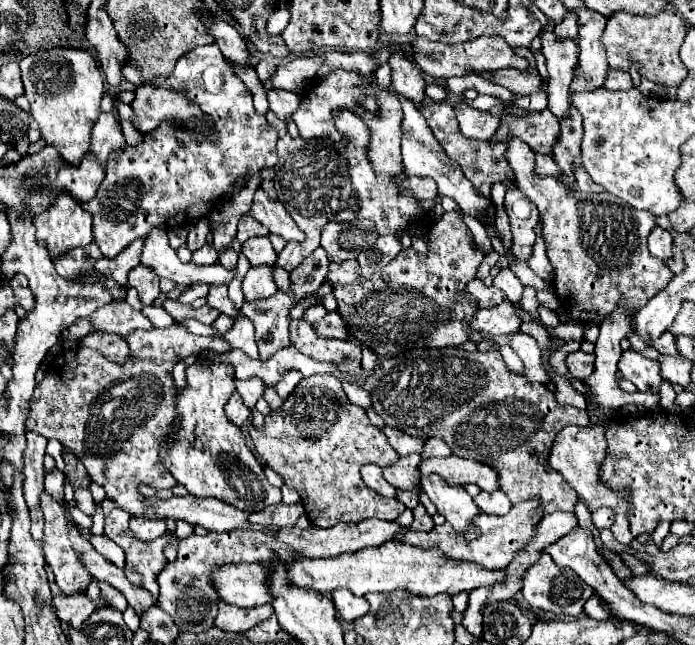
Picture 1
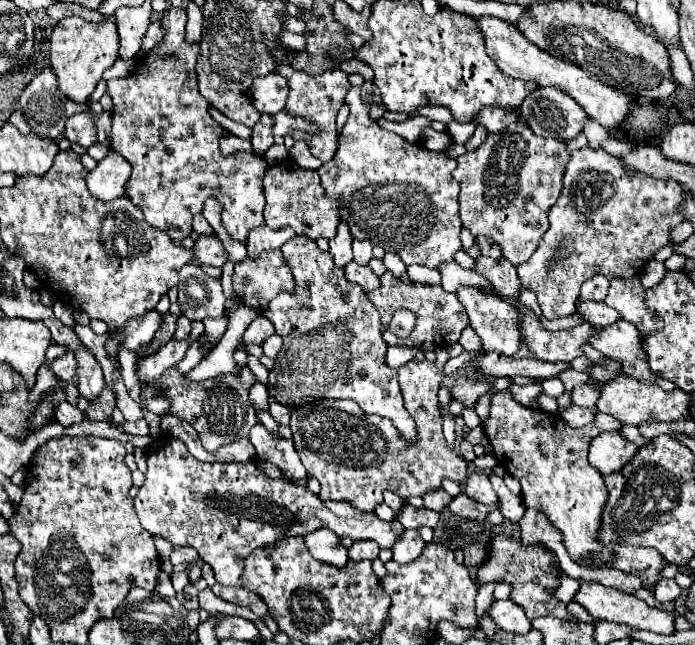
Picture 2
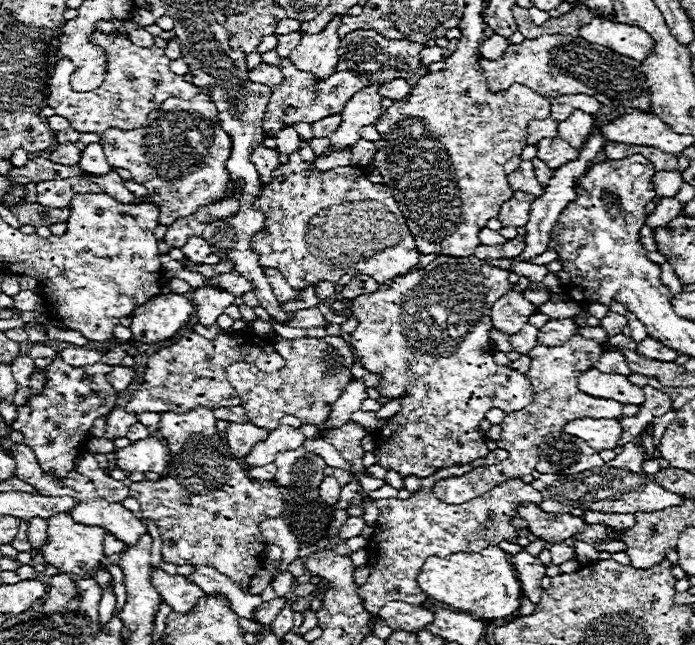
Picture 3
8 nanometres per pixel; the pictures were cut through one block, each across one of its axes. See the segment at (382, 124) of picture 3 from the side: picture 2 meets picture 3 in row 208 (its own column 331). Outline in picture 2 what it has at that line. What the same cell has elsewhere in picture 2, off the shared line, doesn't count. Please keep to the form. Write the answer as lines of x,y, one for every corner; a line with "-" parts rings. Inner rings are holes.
436,348
436,358
438,358
436,362
430,360
408,362
398,368
398,381
405,397
405,405
416,422
418,440
414,444
408,444
404,442
404,438
400,438
400,432
396,430
396,426
392,426
392,420
382,416
368,416
352,400
314,400
290,412
292,416
290,428
294,434
296,452
300,454
306,472
318,478
318,482
322,484
320,490
322,500
348,500
352,506
368,512
382,502
384,490
392,490
402,498
424,496
432,490
438,490
444,478
450,478
454,482
462,482
466,478
464,458
460,458
456,450
450,450
442,436
442,412
438,404
438,390
440,390
440,370
444,362
450,358
446,348

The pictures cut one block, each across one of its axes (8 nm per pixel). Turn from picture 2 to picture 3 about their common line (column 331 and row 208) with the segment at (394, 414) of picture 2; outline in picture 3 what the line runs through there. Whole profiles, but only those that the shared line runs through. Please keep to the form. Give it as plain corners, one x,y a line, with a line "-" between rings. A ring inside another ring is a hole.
292,152
288,162
272,172
272,182
262,186
254,208
264,214
264,228
252,236
252,250
260,254
260,266
282,270
284,278
296,290
320,280
336,284
344,274
370,274
376,282
390,284
396,276
404,276
416,268
422,256
390,188
370,182
356,166
334,168
322,174
304,162
298,152

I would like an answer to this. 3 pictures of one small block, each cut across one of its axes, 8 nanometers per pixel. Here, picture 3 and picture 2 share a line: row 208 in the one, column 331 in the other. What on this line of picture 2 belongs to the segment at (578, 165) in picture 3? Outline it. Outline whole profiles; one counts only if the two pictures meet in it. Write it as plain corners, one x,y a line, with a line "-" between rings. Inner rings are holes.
314,530
312,534
304,536
306,546
310,550
310,554
326,564
332,566
346,566
348,562
348,550
342,546
340,538
336,534
332,534
332,530

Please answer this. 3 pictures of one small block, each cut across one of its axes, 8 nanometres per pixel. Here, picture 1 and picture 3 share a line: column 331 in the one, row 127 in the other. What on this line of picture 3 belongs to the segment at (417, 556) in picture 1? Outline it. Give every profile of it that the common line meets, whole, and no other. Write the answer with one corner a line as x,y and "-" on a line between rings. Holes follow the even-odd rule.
574,110
574,114
570,118
566,118
558,124
558,138
570,142
570,146
580,150
592,132
592,124
594,124
592,114

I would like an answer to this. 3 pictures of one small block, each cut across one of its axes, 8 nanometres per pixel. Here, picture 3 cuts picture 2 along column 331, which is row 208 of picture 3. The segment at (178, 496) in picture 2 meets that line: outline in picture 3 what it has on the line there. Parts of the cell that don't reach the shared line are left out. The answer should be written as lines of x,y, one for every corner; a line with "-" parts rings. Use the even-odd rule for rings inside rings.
514,192
512,198
508,202
504,202
502,210
498,212
498,220
504,226
526,226
528,222
528,214
530,214
530,204
532,204
534,196
530,192

